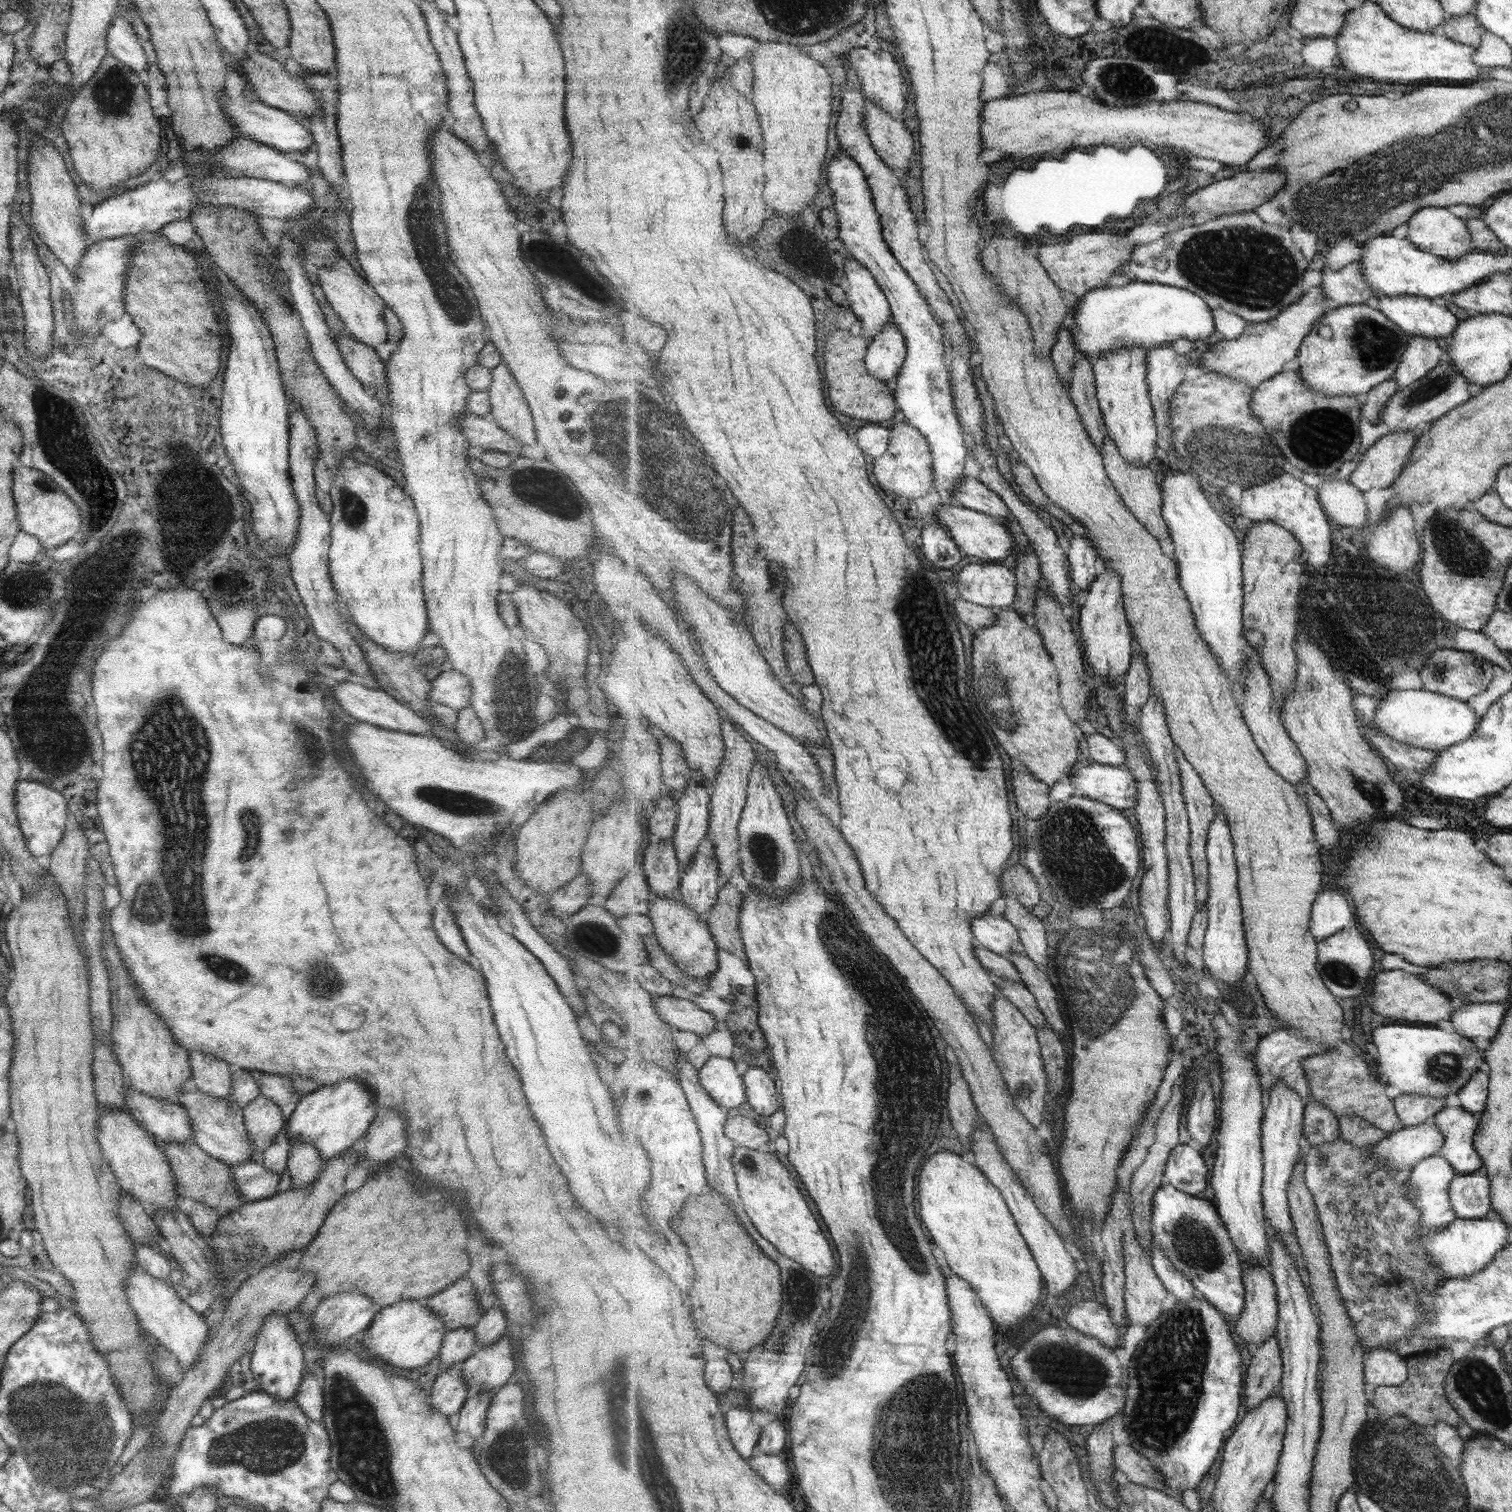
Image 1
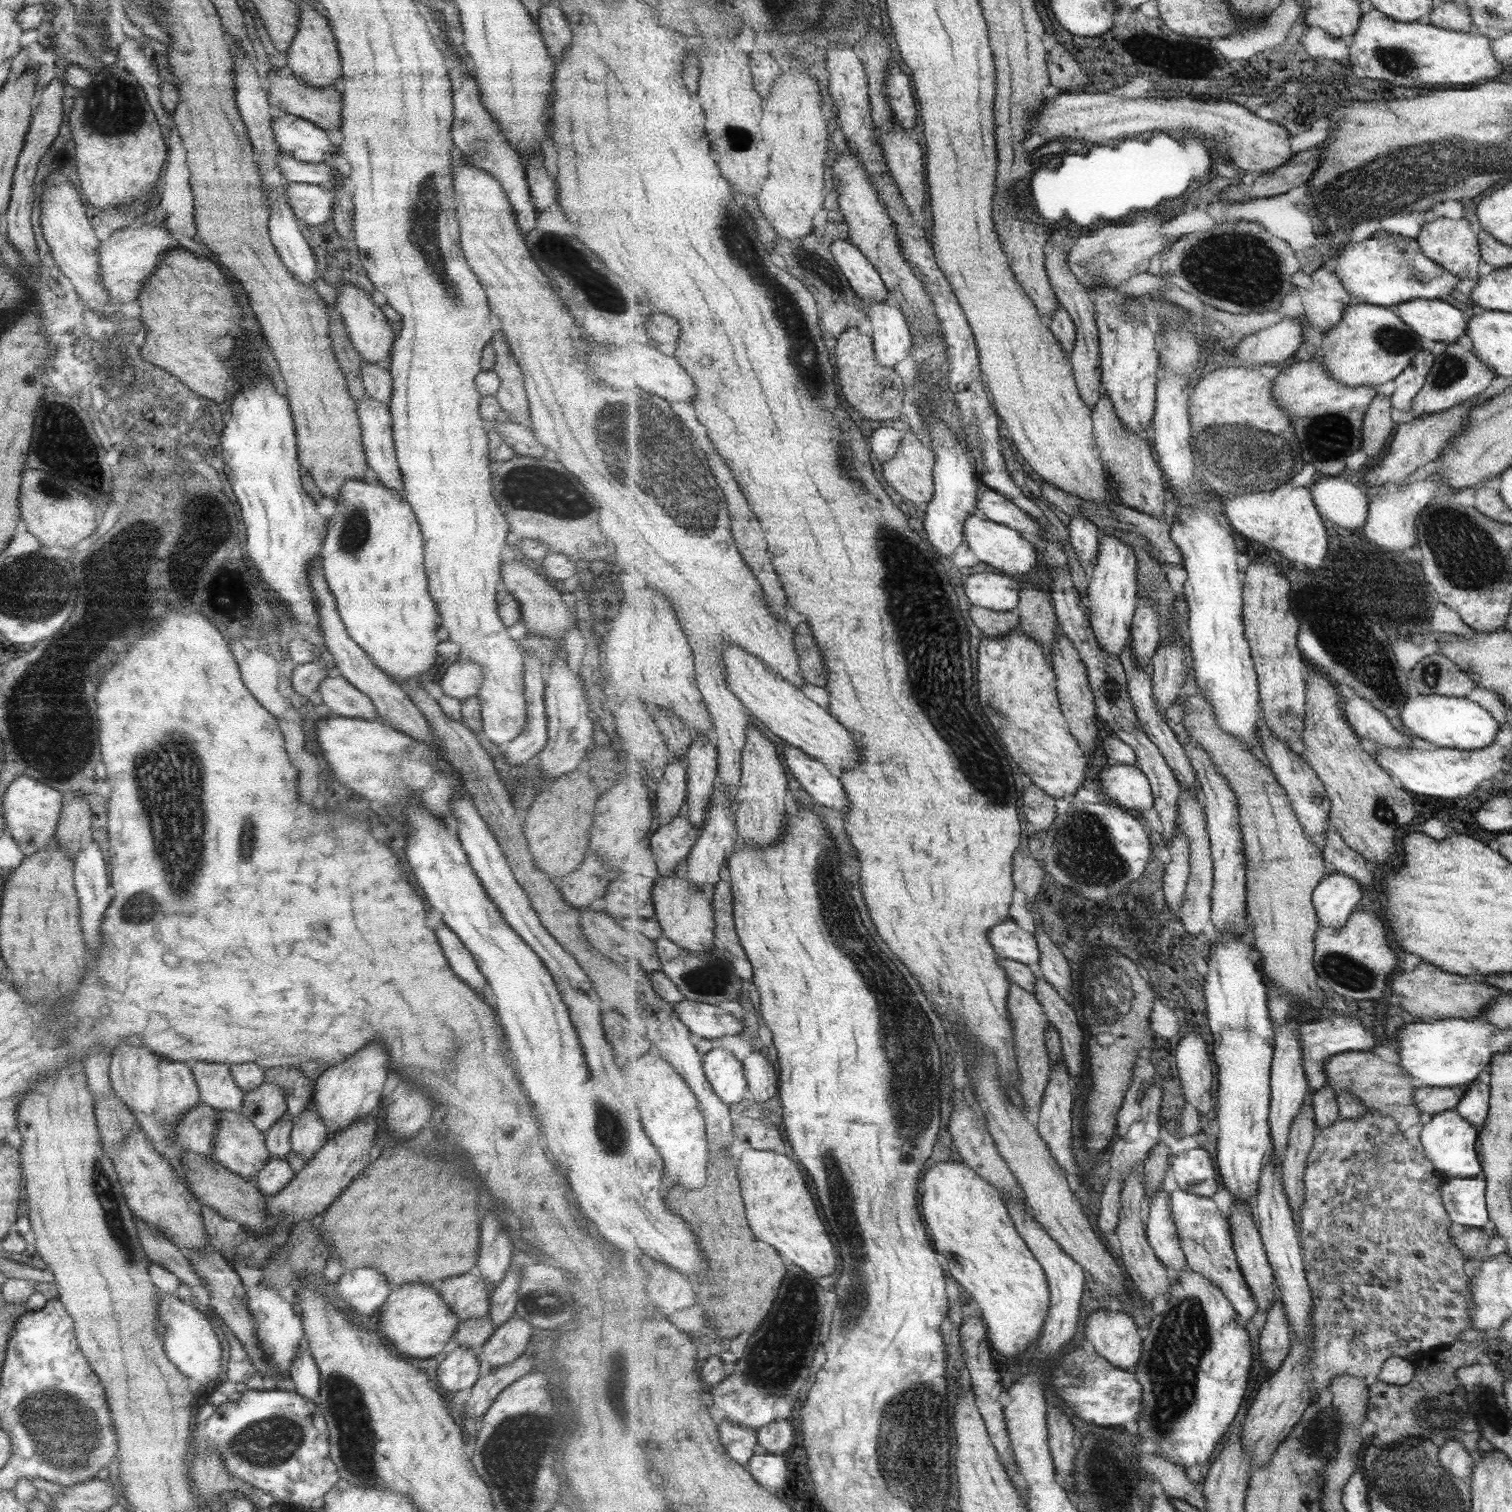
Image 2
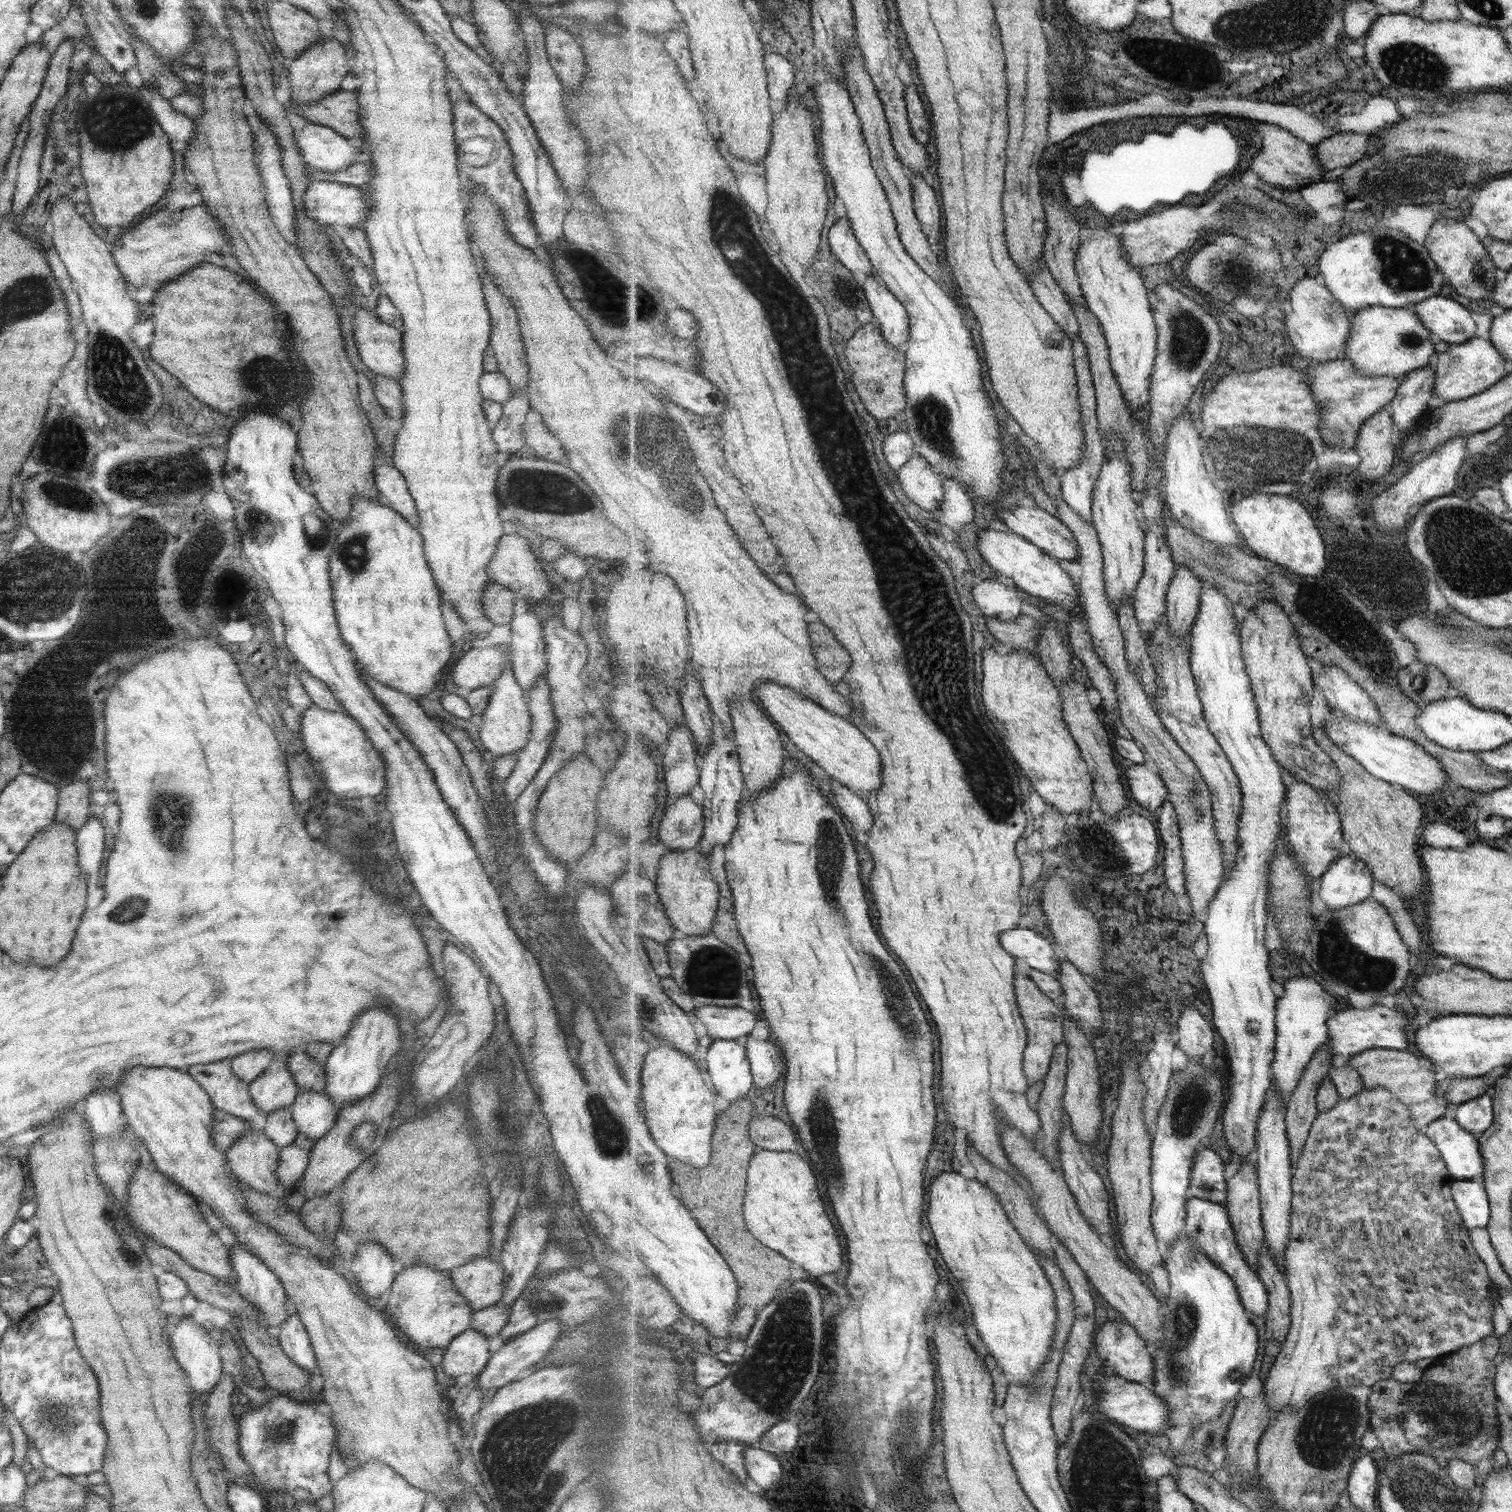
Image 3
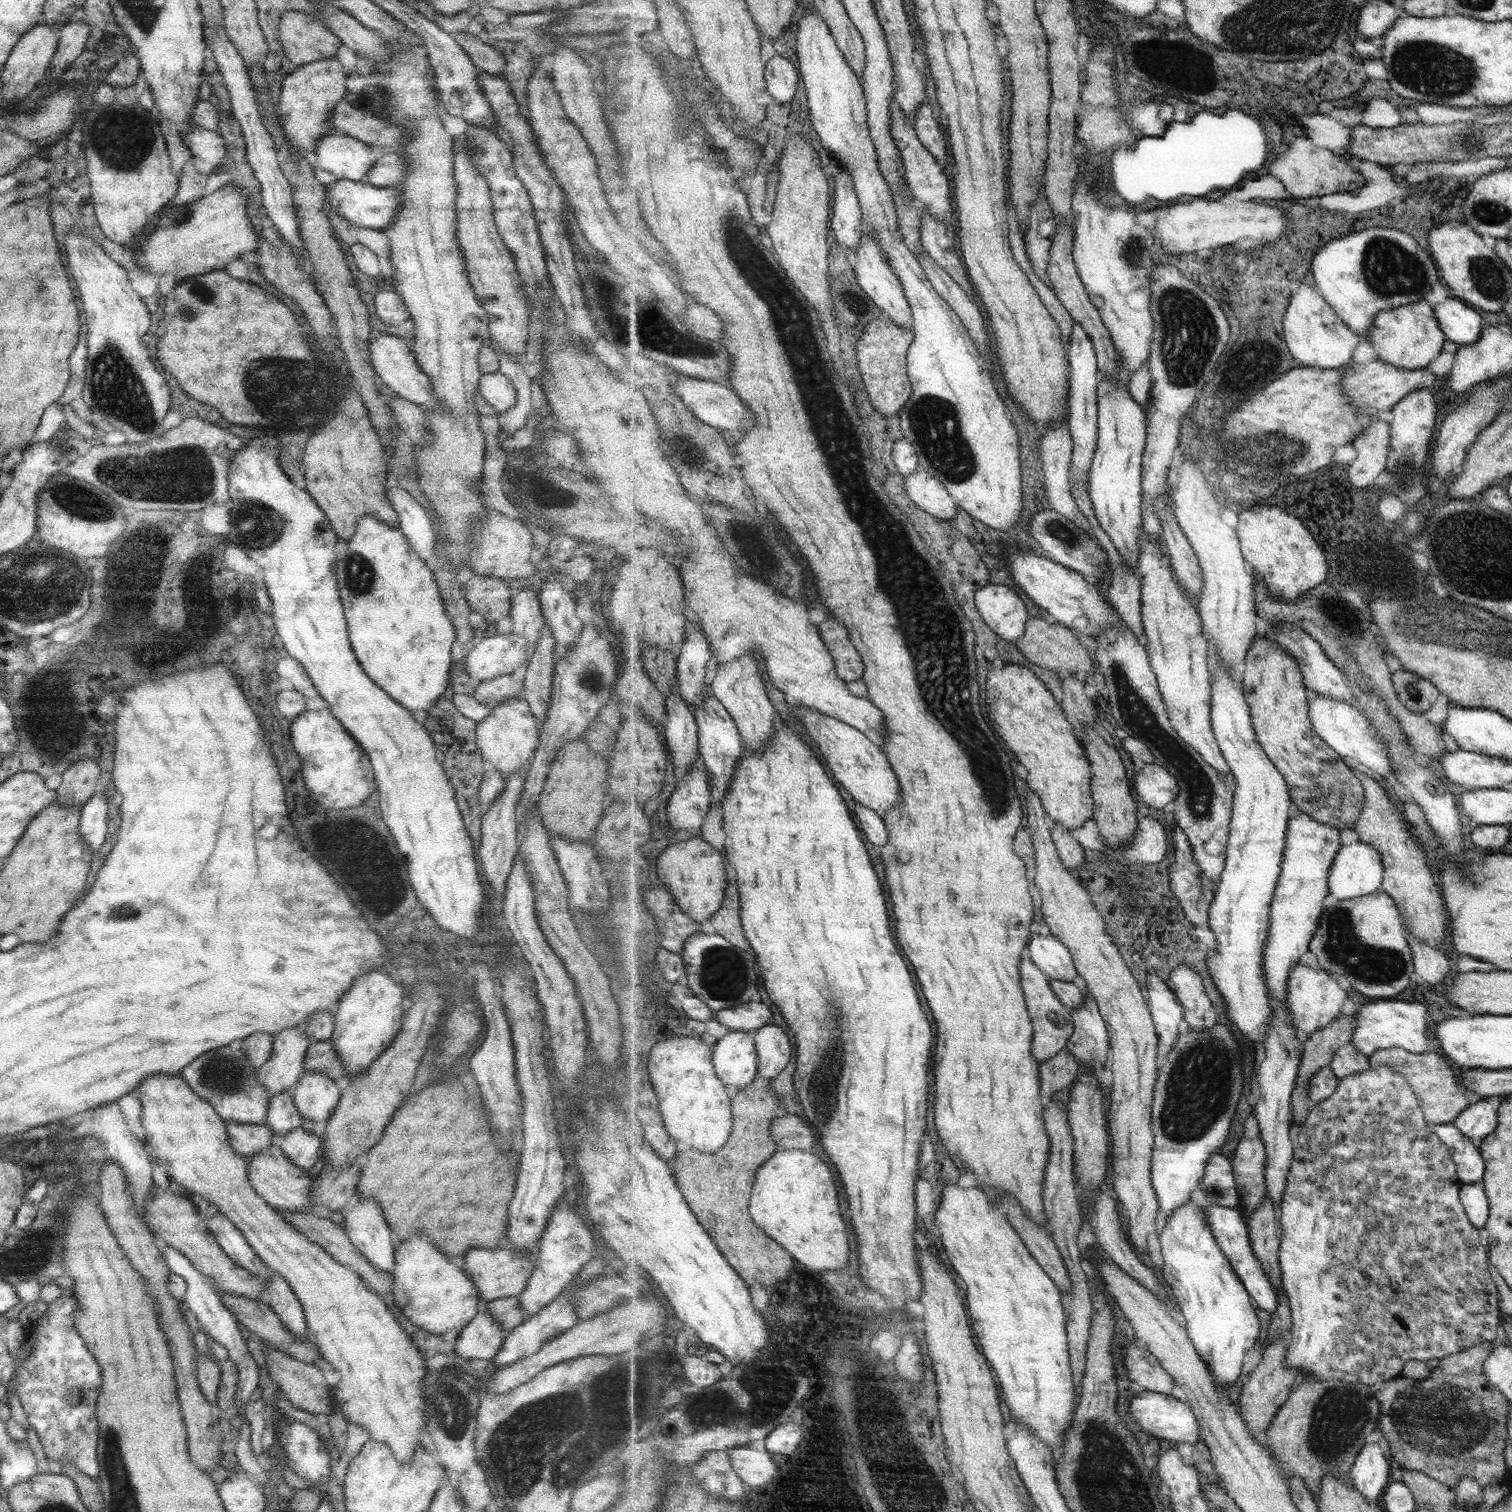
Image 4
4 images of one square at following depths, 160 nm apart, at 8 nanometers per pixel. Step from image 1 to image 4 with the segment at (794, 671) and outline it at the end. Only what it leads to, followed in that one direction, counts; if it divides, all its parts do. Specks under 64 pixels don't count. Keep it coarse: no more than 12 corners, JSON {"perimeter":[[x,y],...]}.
{"perimeter":[[828,619],[821,638],[846,682],[864,677],[865,663],[847,626]]}

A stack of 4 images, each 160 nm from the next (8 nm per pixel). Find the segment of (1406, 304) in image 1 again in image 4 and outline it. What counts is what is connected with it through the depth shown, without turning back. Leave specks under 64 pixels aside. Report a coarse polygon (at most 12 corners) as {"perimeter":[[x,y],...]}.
{"perimeter":[[1458,297],[1434,304],[1456,346],[1481,338],[1481,314]]}

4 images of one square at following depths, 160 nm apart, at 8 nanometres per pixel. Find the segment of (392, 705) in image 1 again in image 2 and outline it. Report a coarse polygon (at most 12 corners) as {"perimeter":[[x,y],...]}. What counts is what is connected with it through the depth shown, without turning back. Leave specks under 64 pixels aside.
{"perimeter":[[342,676],[319,683],[314,700],[334,716],[375,720],[374,704]]}

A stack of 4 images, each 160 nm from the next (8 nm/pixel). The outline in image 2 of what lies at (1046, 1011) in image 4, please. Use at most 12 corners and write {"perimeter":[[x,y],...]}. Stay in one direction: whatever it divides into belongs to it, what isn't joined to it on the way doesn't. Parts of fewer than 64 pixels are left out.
{"perimeter":[[1015,983],[1013,1023],[1025,1110],[1039,1113],[1053,1067],[1053,1025],[1034,992]]}

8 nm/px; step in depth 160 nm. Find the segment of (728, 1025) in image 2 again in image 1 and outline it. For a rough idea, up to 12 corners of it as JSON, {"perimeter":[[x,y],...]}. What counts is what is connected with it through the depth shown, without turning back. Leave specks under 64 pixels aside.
{"perimeter":[[655,996],[663,1022],[700,1037],[719,1030],[691,1000]]}

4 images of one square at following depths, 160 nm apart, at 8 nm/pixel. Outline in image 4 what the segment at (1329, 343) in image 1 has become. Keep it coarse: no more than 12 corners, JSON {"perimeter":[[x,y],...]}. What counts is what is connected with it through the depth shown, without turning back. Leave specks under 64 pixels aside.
{"perimeter":[[1425,300],[1379,312],[1378,360],[1425,369],[1448,339]]}

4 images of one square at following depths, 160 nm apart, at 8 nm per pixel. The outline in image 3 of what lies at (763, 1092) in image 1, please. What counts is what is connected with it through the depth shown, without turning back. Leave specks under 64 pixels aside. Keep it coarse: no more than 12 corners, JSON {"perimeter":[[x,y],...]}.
{"perimeter":[[749,1036],[754,1085],[773,1088],[786,1066],[777,1042]]}

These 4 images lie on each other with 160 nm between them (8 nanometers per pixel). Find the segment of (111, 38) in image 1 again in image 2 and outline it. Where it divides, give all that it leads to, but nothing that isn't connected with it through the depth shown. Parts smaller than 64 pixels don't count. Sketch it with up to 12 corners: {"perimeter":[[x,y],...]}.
{"perimeter":[[135,40],[117,45],[117,63],[137,81],[156,121],[171,126],[159,102],[153,58]]}

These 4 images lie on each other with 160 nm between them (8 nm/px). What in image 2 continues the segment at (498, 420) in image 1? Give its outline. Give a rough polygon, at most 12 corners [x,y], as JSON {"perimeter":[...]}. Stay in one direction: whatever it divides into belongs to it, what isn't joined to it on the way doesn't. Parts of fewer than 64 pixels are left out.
{"perimeter":[[500,330],[491,344],[494,397],[506,419],[528,418],[522,374]]}

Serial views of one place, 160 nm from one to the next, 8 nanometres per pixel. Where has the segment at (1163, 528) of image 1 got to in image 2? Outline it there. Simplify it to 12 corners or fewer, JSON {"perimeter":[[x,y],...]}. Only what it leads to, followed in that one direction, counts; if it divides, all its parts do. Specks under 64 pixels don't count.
{"perimeter":[[1103,390],[1094,433],[1123,504],[1165,514],[1165,476],[1151,445],[1121,422]]}

